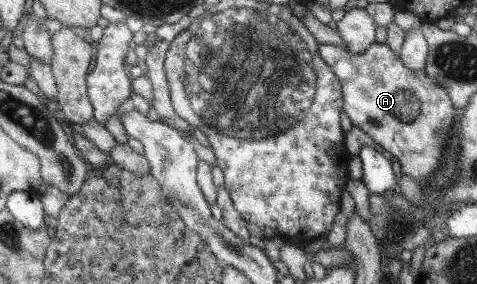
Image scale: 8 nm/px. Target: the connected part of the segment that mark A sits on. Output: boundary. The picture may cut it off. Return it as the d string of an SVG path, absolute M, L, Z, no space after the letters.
M324 44L320 48L323 60L335 70L336 76L343 82L344 112L352 124L364 130L382 150L388 150L400 165L402 174L416 182L425 183L442 165L442 158L448 146L450 128L454 124L454 107L451 94L438 81L432 80L426 70L411 70L404 64L403 58L395 54L388 44L375 44L367 52L356 54L346 48Z

